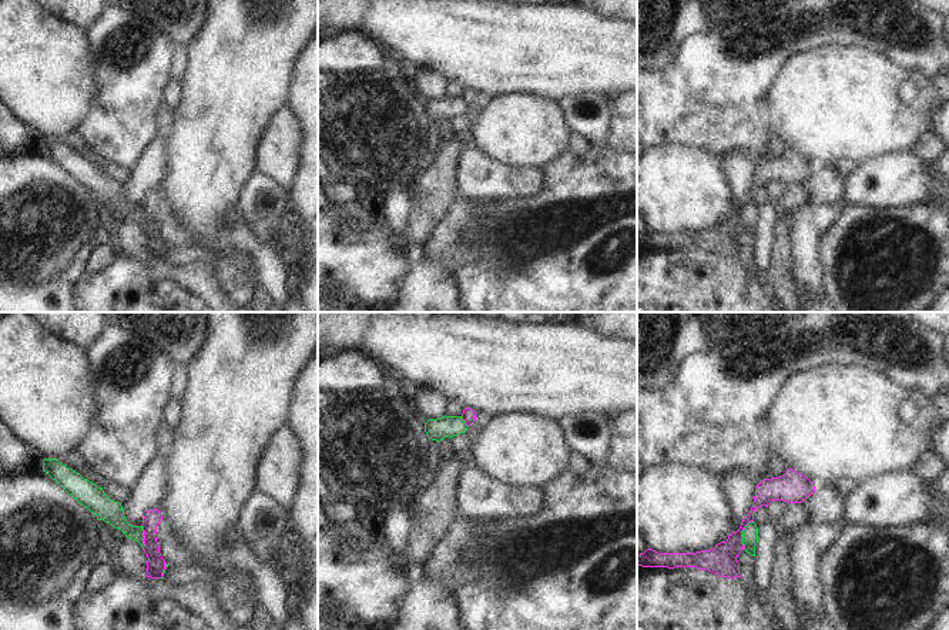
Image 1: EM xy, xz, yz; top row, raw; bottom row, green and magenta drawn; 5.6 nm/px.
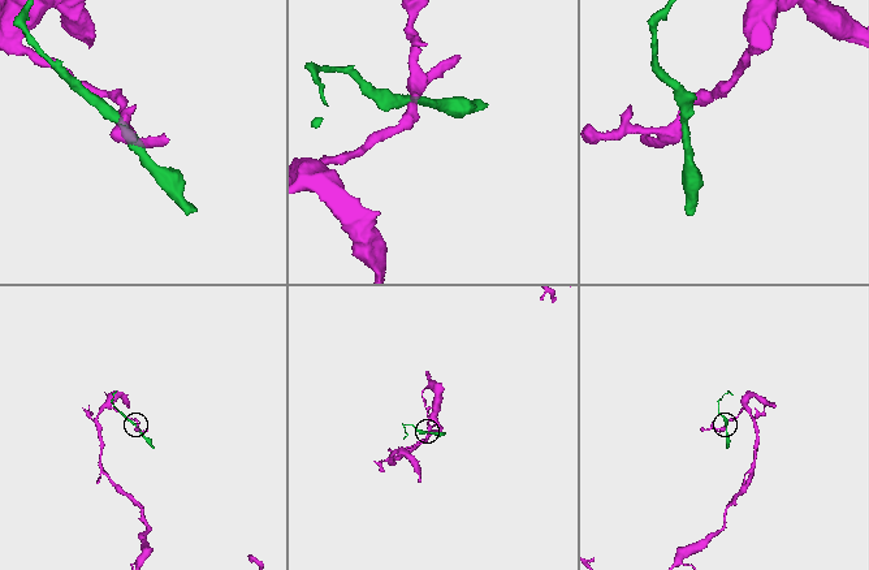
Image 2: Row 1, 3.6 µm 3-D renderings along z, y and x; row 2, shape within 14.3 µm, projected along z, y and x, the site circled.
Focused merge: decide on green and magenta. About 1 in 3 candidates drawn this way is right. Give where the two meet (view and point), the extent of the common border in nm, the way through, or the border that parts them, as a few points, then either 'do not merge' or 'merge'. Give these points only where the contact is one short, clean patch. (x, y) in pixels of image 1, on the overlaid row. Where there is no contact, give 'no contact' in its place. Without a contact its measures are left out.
contact yz (743, 535); length 190 nm; border yz (753, 519), (743, 530), (743, 549); do not merge

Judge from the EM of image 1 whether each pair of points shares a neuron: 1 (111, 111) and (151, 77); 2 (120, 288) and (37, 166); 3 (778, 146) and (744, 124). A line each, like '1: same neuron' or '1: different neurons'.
1: same neuron
2: different neurons
3: different neurons

